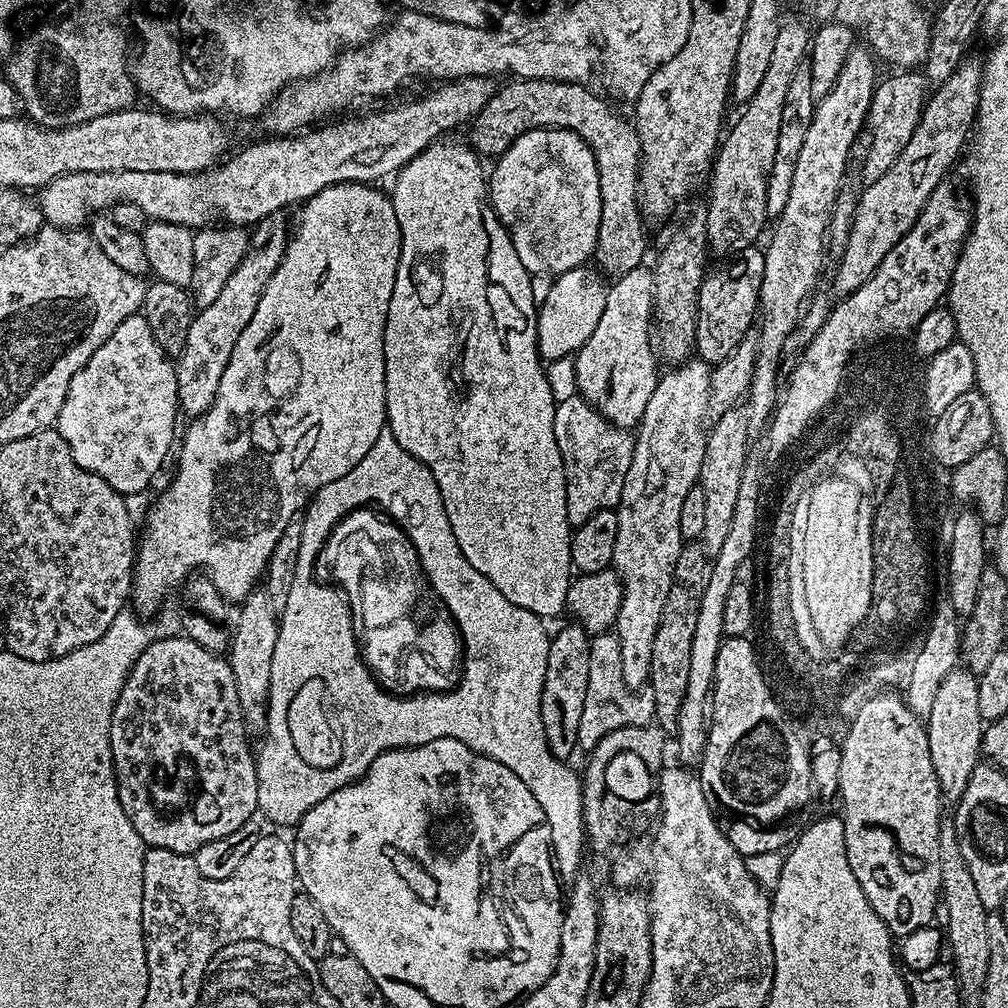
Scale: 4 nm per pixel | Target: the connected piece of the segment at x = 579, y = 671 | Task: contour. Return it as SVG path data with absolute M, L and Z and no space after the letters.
M568 622L565 628L560 628L548 641L548 657L546 658L546 678L542 682L542 730L546 734L548 748L562 761L569 759L572 751L577 751L576 731L578 721L582 719L582 702L586 702L586 686L590 675L590 633L581 624Z

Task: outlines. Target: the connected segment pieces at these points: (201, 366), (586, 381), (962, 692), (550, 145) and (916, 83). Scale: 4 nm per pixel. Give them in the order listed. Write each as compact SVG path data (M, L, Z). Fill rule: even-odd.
M274 210L255 224L250 232L248 252L234 274L226 278L226 286L222 286L218 298L193 315L186 342L175 361L176 403L179 411L183 415L185 412L188 418L195 418L205 412L214 402L214 394L218 394L218 382L222 382L222 374L226 374L230 354L234 354L234 346L238 346L242 330L246 330L250 318L254 318L254 310L258 310L264 288L284 256L290 235L288 214L284 210Z
M641 266L619 277L613 284L607 289L606 308L594 334L575 353L576 390L609 424L632 430L639 425L658 379L658 357L651 321L652 274L647 267Z
M957 666L942 679L935 695L934 704L926 716L928 741L930 742L930 762L934 762L936 776L966 776L974 774L982 760L980 743L984 737L985 720L978 712L977 673L967 672L964 666Z
M535 128L519 136L502 155L495 157L493 164L496 165L490 168L490 179L486 184L486 196L490 201L492 211L496 213L497 220L507 228L514 250L518 250L518 258L522 261L522 266L526 266L528 273L533 277L539 278L545 272L548 278L555 278L566 271L574 270L580 265L587 265L593 259L596 251L598 222L602 216L602 194L598 186L596 159L586 141L577 132L571 132L565 128Z
M902 70L894 76L877 83L871 98L871 108L868 111L866 121L868 141L865 154L862 158L862 176L865 183L872 183L880 180L898 160L906 144L910 142L917 124L922 119L922 112L925 108L926 97L929 95L930 87L924 75L918 70Z

